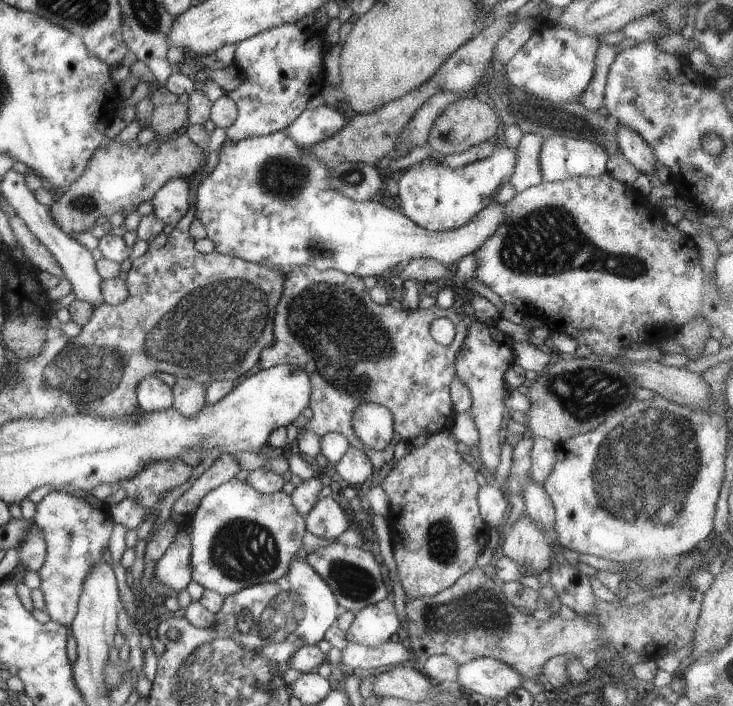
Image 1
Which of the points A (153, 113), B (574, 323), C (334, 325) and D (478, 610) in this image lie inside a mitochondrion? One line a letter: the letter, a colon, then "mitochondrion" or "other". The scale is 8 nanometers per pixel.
A: other
B: other
C: mitochondrion
D: mitochondrion

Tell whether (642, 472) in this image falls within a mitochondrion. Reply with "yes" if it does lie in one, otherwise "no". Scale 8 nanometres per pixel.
yes

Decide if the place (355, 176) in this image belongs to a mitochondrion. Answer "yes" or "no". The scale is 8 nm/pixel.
yes

